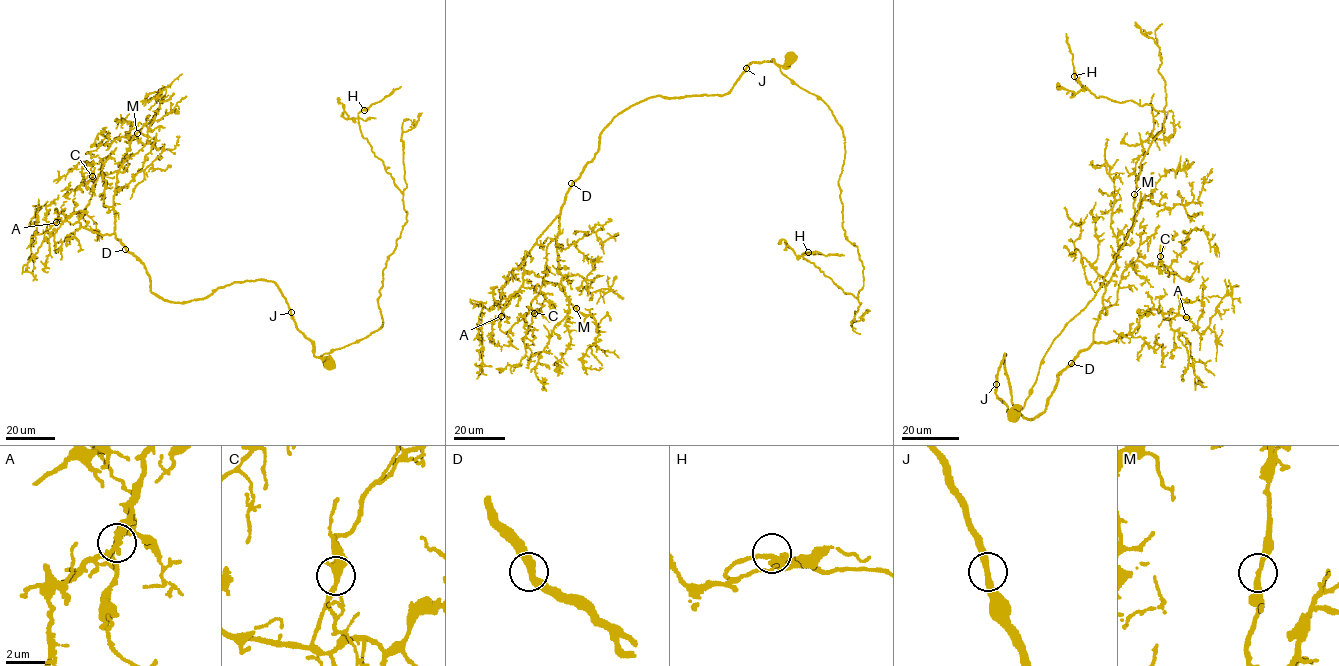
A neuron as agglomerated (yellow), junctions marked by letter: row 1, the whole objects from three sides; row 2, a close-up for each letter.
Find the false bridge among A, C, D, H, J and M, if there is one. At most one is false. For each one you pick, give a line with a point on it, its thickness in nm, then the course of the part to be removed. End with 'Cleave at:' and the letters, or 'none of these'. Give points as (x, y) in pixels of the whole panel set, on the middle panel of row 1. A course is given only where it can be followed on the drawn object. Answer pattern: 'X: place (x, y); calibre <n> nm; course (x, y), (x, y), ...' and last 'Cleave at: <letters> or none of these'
Cleave at: none of these

